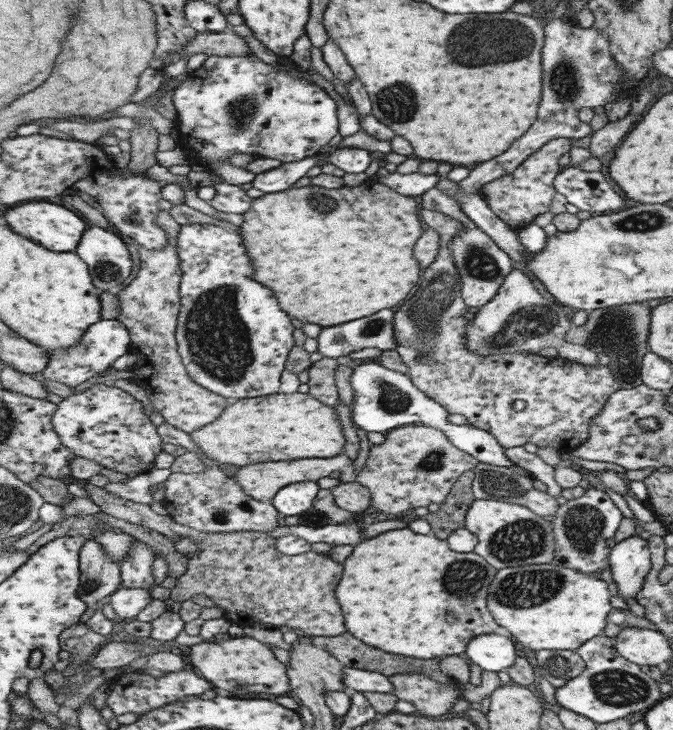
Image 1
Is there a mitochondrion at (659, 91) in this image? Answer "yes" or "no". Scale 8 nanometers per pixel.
no

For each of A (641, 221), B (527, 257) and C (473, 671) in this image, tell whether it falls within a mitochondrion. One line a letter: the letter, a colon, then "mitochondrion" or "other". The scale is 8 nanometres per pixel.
A: mitochondrion
B: other
C: other

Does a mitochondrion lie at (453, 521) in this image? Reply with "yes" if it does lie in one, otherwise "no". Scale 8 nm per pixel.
no

